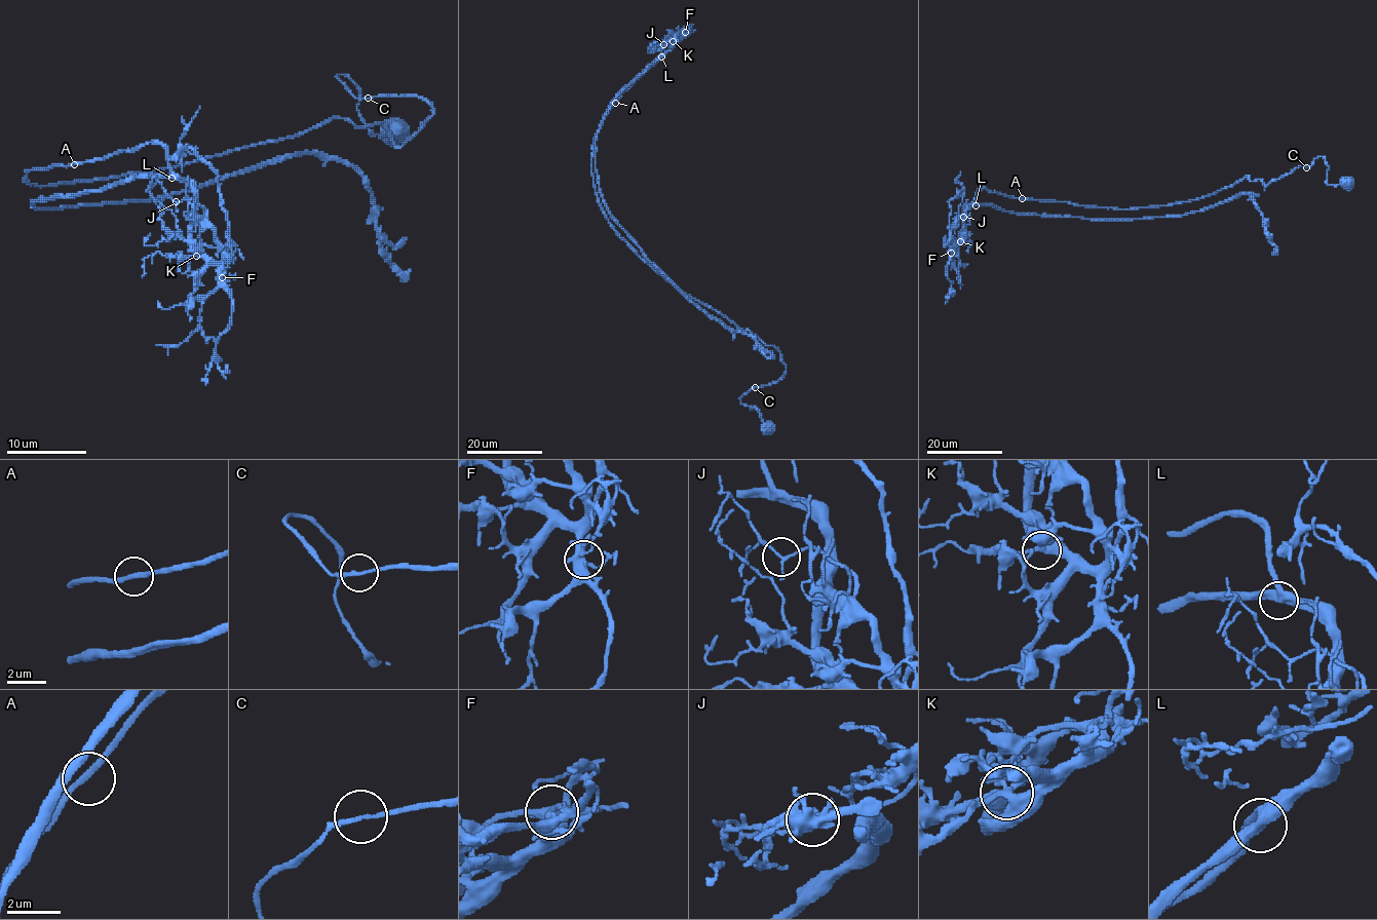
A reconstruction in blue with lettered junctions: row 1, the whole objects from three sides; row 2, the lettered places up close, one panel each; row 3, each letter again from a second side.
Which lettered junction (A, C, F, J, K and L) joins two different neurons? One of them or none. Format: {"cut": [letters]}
{"cut": []}

